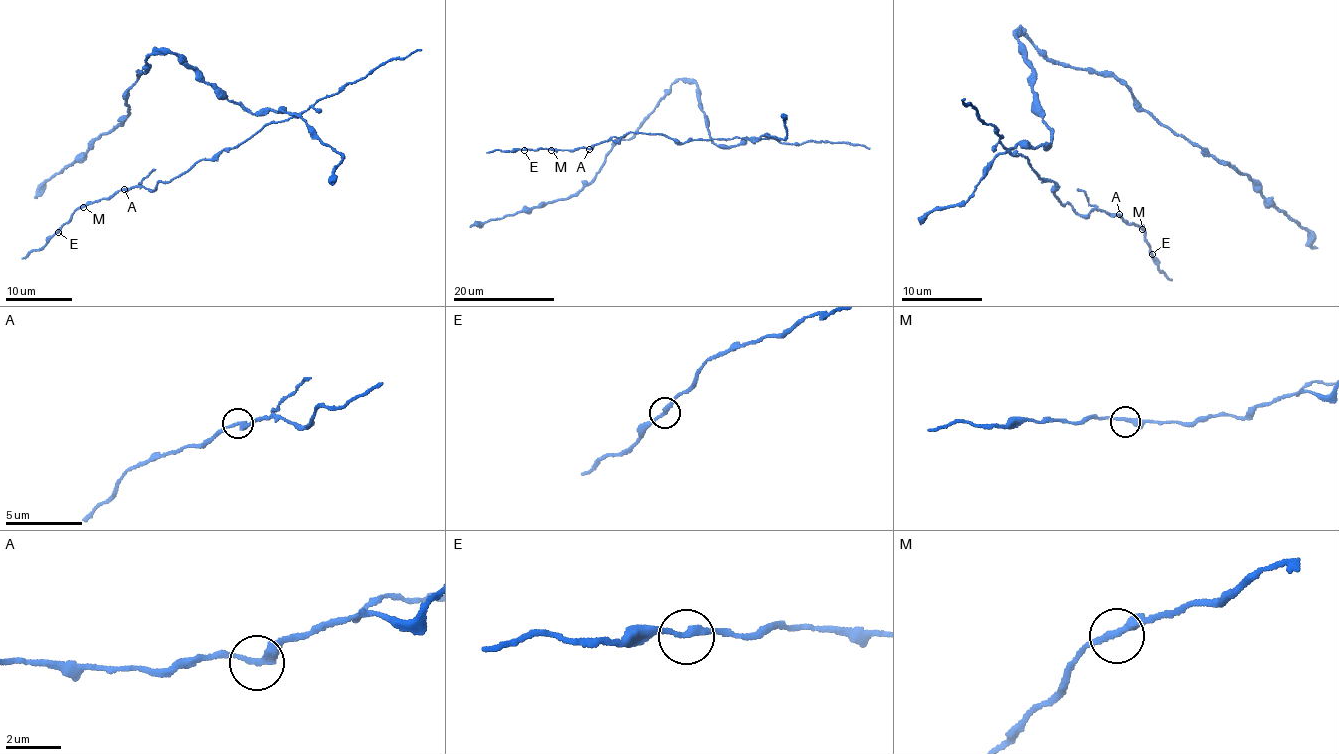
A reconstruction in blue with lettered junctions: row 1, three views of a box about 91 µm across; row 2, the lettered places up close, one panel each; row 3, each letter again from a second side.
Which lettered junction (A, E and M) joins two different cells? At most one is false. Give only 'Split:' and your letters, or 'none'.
Split: A

